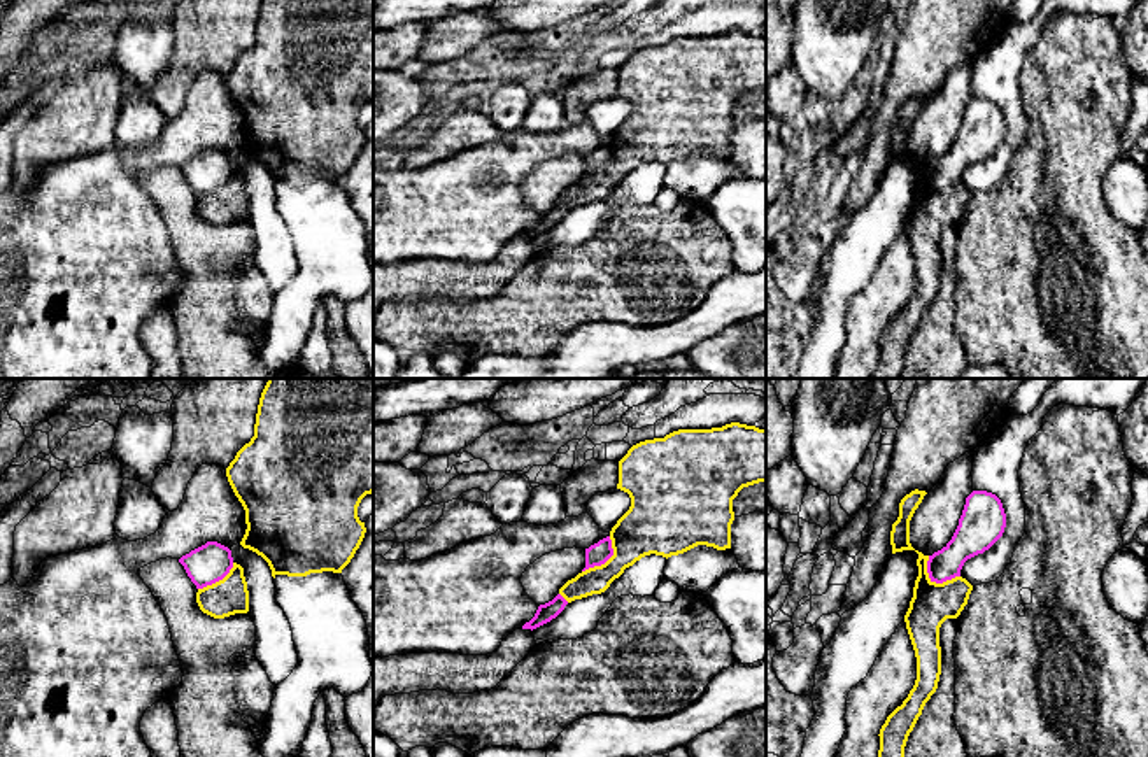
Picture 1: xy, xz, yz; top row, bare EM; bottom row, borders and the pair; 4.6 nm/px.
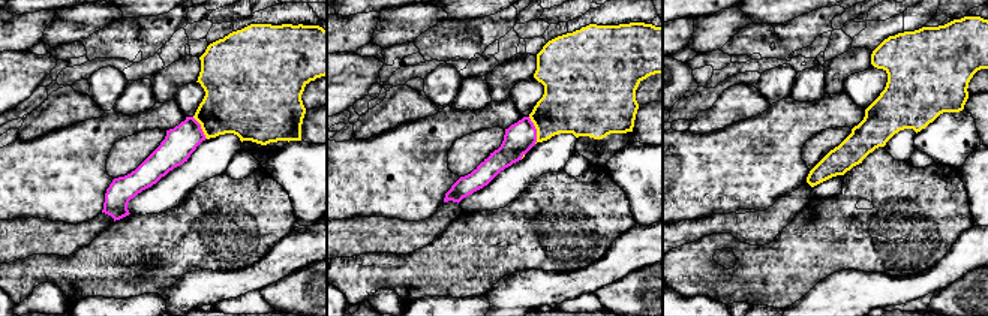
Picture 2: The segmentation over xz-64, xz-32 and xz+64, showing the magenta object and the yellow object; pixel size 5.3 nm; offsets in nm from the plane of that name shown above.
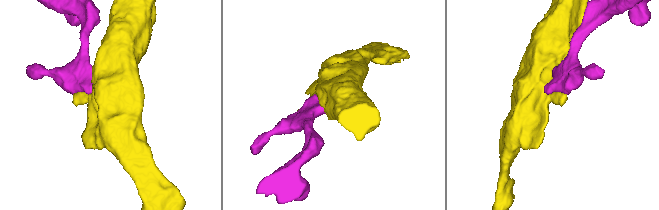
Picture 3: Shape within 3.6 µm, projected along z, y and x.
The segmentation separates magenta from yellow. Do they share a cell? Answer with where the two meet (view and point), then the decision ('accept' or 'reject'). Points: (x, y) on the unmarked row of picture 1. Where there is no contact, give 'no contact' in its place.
yz (935, 188) | reject

